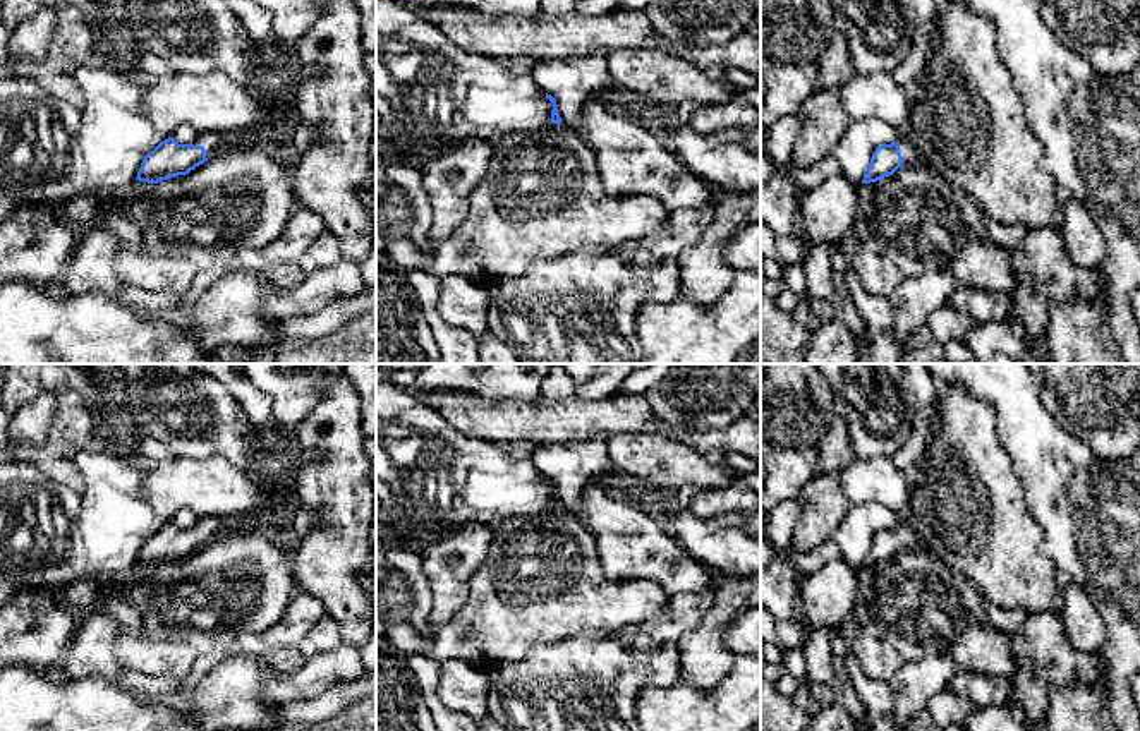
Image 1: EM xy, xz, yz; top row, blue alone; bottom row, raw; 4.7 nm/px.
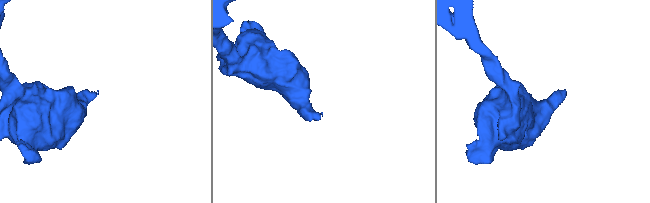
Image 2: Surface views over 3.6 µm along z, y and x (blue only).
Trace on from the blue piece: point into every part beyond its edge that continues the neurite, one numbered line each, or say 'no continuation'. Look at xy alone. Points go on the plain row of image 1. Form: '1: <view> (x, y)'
1: xy (210, 525)

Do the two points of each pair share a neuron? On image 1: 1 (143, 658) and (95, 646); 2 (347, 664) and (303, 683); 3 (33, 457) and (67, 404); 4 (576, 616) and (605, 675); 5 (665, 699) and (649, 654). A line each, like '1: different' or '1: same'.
1: different
2: same
3: same
4: different
5: different

